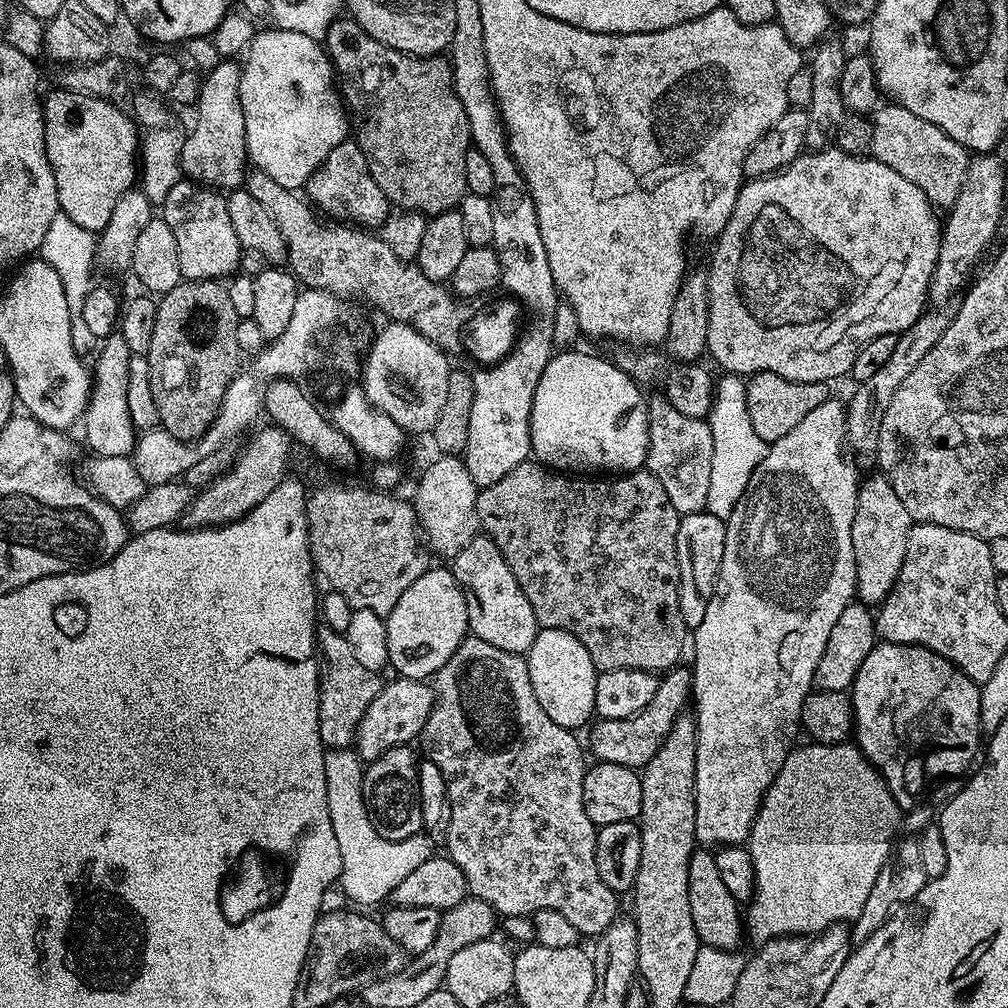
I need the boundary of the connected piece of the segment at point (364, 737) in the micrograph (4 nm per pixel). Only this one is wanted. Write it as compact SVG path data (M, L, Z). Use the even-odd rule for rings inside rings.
M396 679L385 683L380 689L378 698L370 702L366 714L362 714L360 728L356 731L355 751L360 753L361 760L376 760L386 750L411 745L412 739L419 737L424 731L426 722L432 713L434 688L423 680Z

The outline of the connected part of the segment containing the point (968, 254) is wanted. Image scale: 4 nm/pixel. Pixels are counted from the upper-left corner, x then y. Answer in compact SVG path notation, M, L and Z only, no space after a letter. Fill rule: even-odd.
M976 154L969 159L966 178L962 182L962 190L958 192L956 203L952 205L942 224L940 234L940 249L938 250L938 262L932 275L930 289L931 299L944 300L952 296L956 291L959 293L973 275L972 267L980 260L984 247L992 240L996 227L1000 224L1000 215L1004 212L1004 164L996 157L996 154Z

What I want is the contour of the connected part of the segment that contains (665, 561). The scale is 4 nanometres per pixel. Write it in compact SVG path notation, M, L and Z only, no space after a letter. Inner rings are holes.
M525 462L514 466L514 470L510 470L510 474L506 474L506 478L494 482L494 486L486 486L479 489L476 494L476 505L478 506L478 522L480 523L480 532L489 536L494 542L494 546L498 546L498 550L502 550L502 558L506 558L506 566L510 566L514 578L518 578L518 586L522 586L522 594L526 594L526 602L530 602L530 606L534 606L534 618L540 628L557 628L558 630L566 630L570 634L574 634L574 638L578 638L578 642L582 642L582 646L586 646L586 654L590 654L590 658L594 662L594 666L600 672L609 672L610 670L622 670L623 668L637 668L643 672L659 673L660 668L663 670L671 669L673 666L681 663L680 655L684 652L684 639L689 639L690 629L682 622L682 610L678 606L678 586L680 585L680 575L678 574L678 550L676 549L676 539L678 538L678 526L680 525L680 513L674 510L674 505L670 502L670 498L666 498L666 490L662 490L662 482L658 482L656 475L647 470L639 472L625 472L617 475L615 478L604 478L608 480L579 480L579 475L565 474L560 470L553 470L539 462Z

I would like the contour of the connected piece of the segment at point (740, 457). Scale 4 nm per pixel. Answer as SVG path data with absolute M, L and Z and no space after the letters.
M724 374L715 381L712 411L706 419L714 434L714 458L710 466L710 491L706 493L706 510L710 514L727 518L734 510L738 498L746 490L754 470L762 462L766 441L754 434L750 410L746 406L746 384L739 375Z

